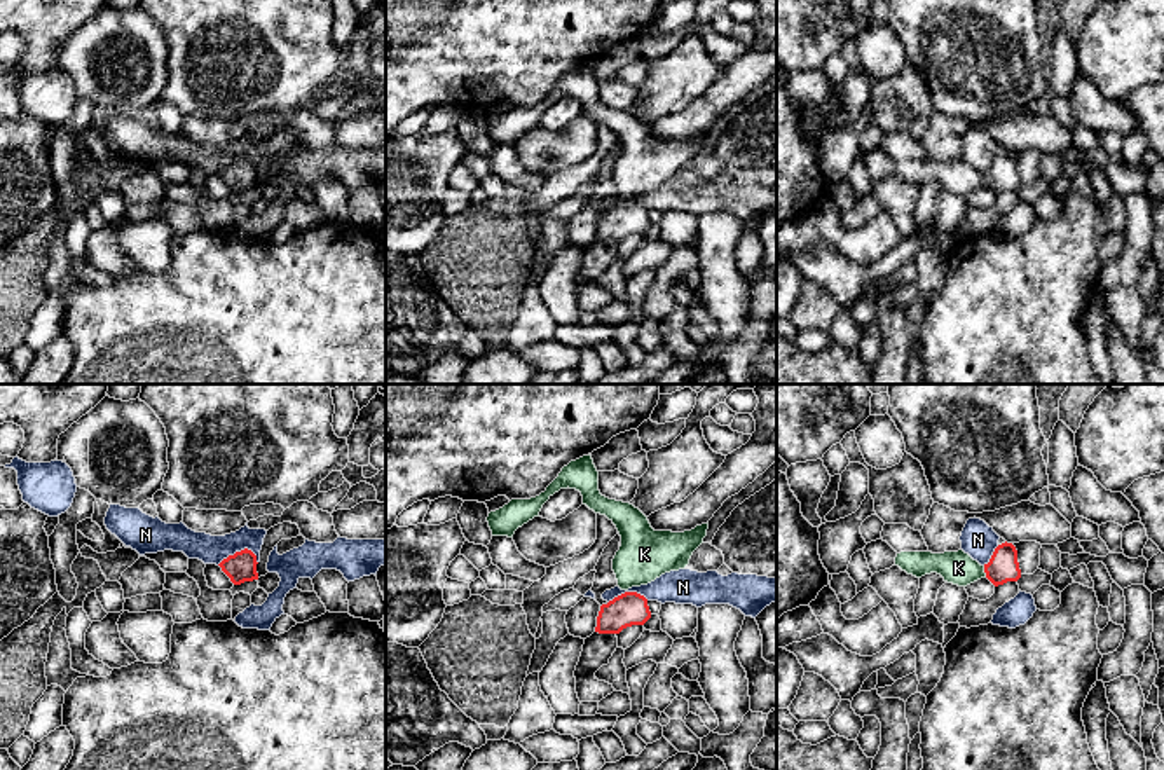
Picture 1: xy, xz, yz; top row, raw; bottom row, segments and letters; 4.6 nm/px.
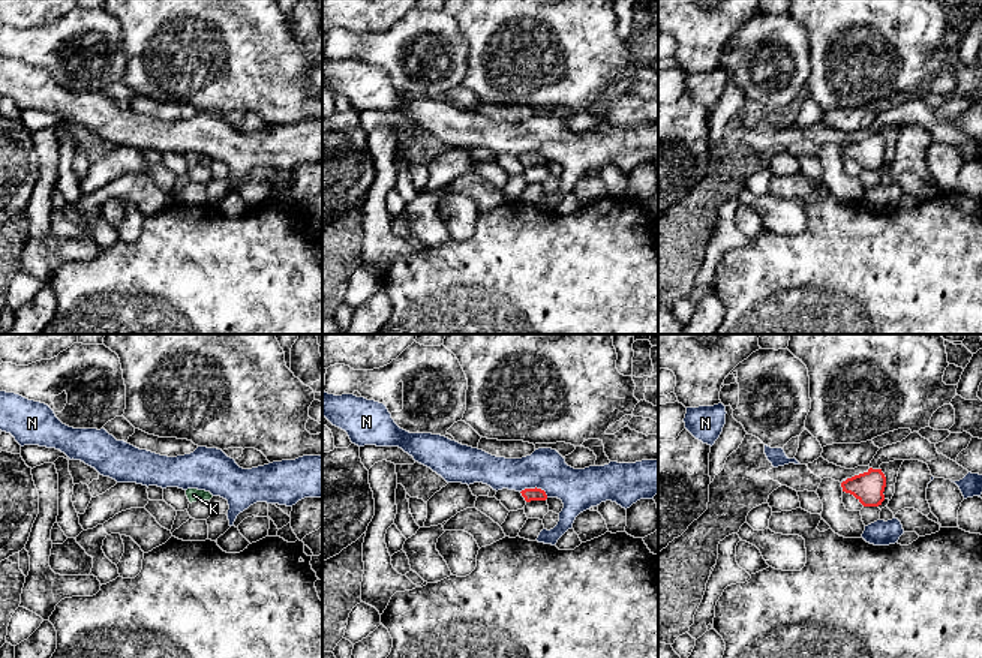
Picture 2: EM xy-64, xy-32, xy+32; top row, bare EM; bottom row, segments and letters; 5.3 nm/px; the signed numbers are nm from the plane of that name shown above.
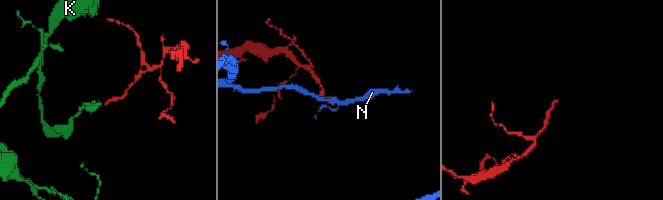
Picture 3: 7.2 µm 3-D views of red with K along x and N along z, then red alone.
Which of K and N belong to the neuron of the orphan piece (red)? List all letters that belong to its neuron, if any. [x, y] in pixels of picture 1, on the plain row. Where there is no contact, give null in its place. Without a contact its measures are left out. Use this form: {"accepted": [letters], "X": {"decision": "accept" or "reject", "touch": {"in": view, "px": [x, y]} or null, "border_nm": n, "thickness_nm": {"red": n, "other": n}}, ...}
{"accepted": ["K"], "K": {"decision": "accept", "touch": {"in": "yz", "px": [985, 180]}, "border_nm": 60, "thickness_nm": {"red": 140, "other": 160}}, "N": {"decision": "reject", "touch": {"in": "xy", "px": [236, 161]}, "border_nm": 200, "thickness_nm": {"red": 140, "other": 130}}}

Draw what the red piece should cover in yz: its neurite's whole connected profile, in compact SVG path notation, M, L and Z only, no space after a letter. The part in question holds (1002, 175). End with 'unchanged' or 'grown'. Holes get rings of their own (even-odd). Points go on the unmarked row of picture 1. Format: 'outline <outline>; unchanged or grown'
outline M1007 150L995 157L989 171L984 175L963 159L944 162L900 161L895 166L895 175L916 187L937 182L944 190L958 196L967 196L981 187L988 187L995 196L998 196L1021 187L1017 159Z; grown

